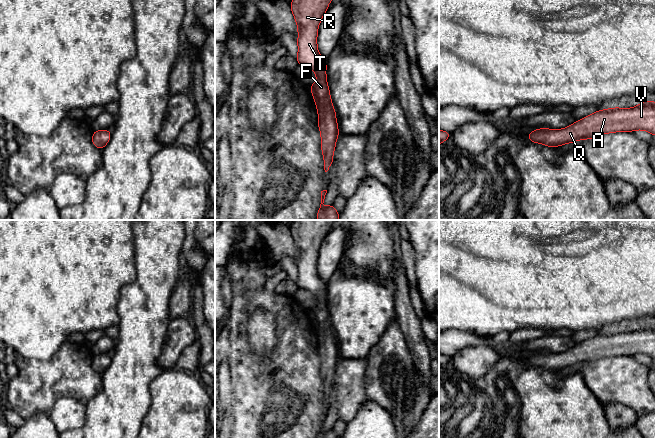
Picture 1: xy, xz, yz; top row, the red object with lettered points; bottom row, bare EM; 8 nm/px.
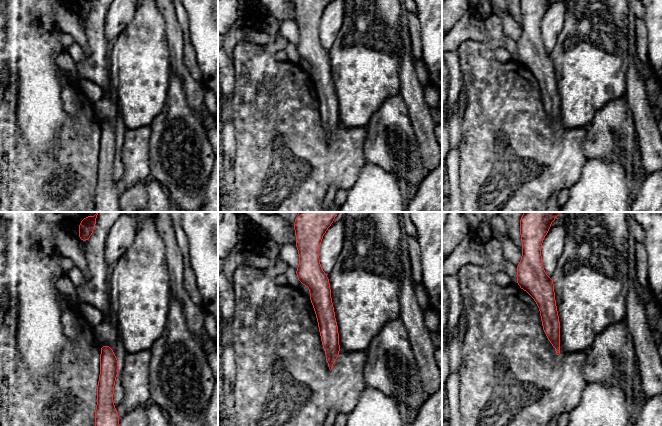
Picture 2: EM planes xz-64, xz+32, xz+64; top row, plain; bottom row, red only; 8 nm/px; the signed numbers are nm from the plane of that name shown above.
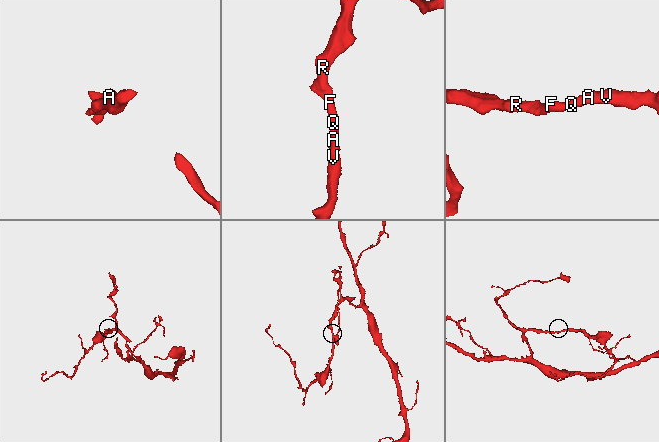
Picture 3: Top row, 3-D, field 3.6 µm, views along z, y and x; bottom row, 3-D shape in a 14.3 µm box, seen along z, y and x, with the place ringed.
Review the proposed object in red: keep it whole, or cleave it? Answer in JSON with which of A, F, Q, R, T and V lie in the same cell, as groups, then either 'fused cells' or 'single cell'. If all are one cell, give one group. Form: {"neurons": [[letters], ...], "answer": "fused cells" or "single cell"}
{"neurons": [["A", "F", "Q", "R", "T", "V"]], "answer": "single cell"}

